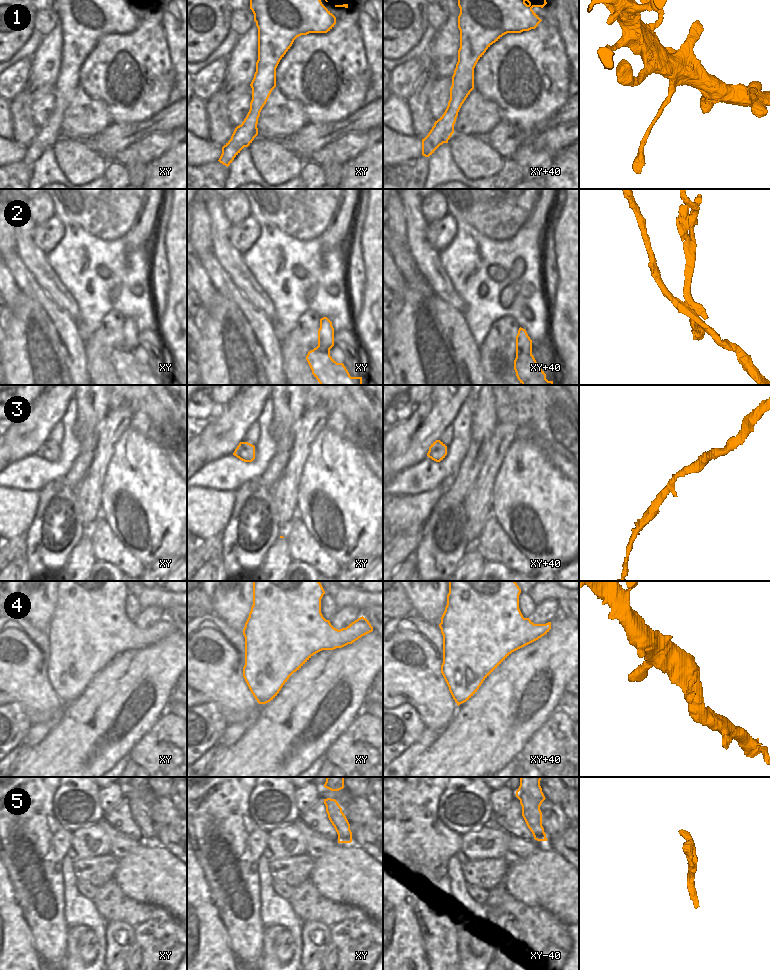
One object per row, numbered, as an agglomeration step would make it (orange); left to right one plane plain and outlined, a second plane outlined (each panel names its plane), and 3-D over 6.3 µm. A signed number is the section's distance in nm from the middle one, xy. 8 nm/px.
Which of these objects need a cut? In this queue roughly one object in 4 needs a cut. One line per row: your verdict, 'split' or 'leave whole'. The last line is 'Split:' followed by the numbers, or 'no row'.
1: split
2: split
3: leave whole
4: leave whole
5: leave whole
Split: 1, 2

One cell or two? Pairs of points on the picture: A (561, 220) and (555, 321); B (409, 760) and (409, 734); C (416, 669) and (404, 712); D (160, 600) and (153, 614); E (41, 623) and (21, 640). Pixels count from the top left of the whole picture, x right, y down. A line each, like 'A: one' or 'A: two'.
A: one
B: two
C: two
D: two
E: two

